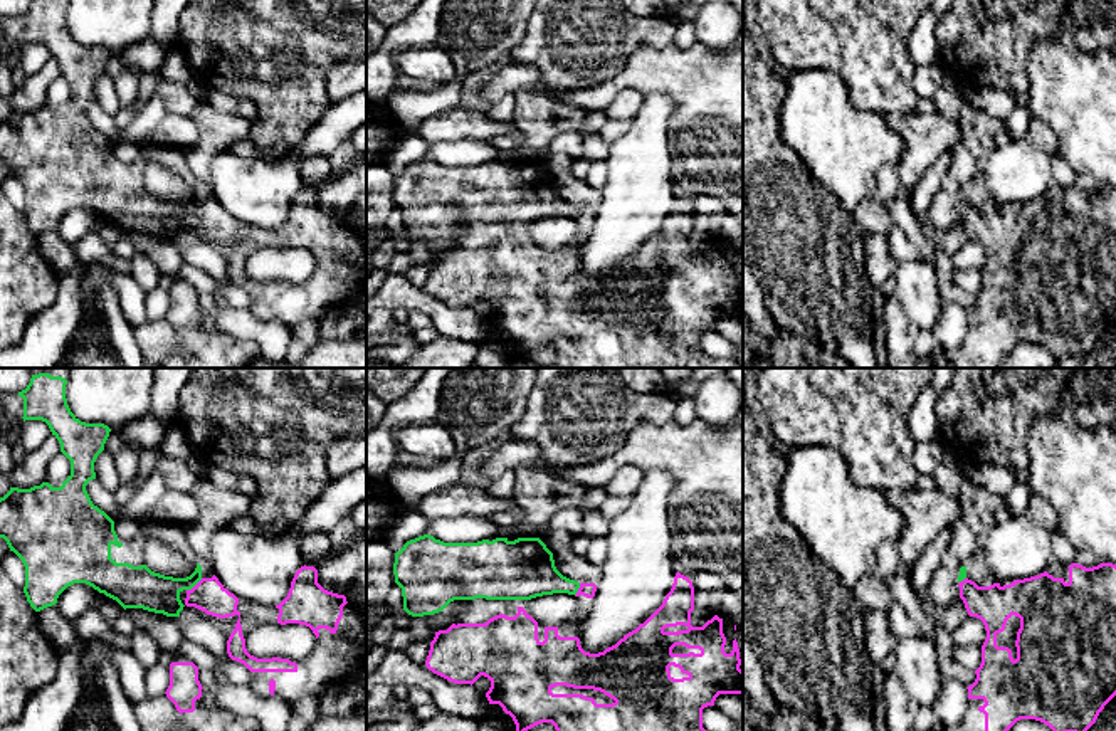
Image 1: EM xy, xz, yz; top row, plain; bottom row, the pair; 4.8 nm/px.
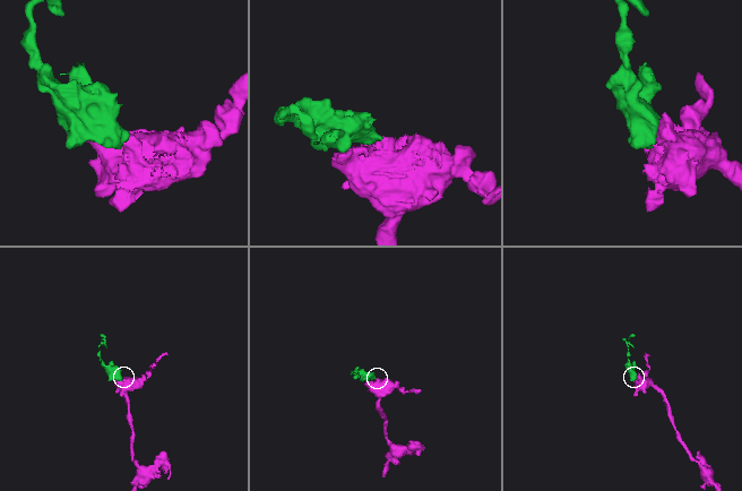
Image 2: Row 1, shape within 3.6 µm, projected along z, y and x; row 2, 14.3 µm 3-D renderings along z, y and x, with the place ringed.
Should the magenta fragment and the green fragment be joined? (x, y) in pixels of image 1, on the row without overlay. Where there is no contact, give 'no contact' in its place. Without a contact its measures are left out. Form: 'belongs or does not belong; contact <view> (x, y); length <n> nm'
belongs; contact xy (195, 209); length 100 nm

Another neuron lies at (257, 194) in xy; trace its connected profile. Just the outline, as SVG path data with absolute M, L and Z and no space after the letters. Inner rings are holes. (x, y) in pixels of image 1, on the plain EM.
M234 151L217 153L210 166L210 192L239 224L276 230L287 220L296 195L304 190L301 161L269 163Z

